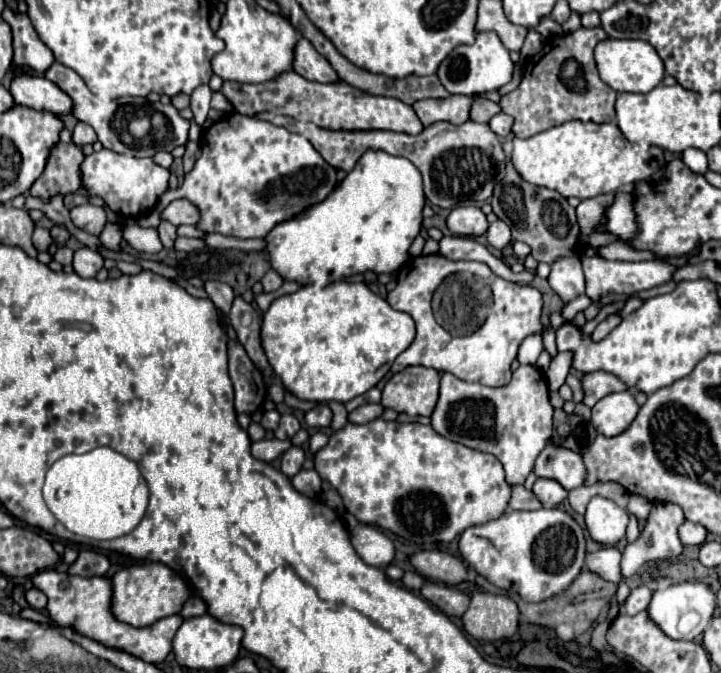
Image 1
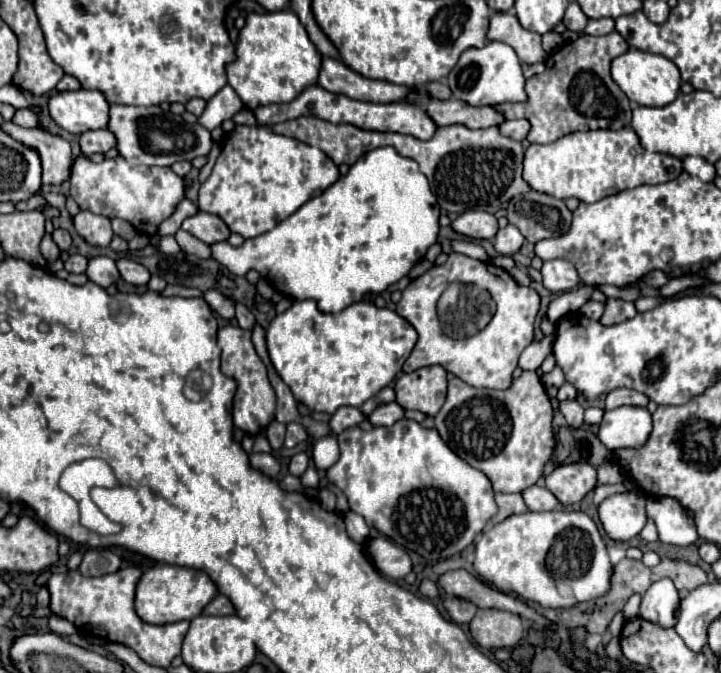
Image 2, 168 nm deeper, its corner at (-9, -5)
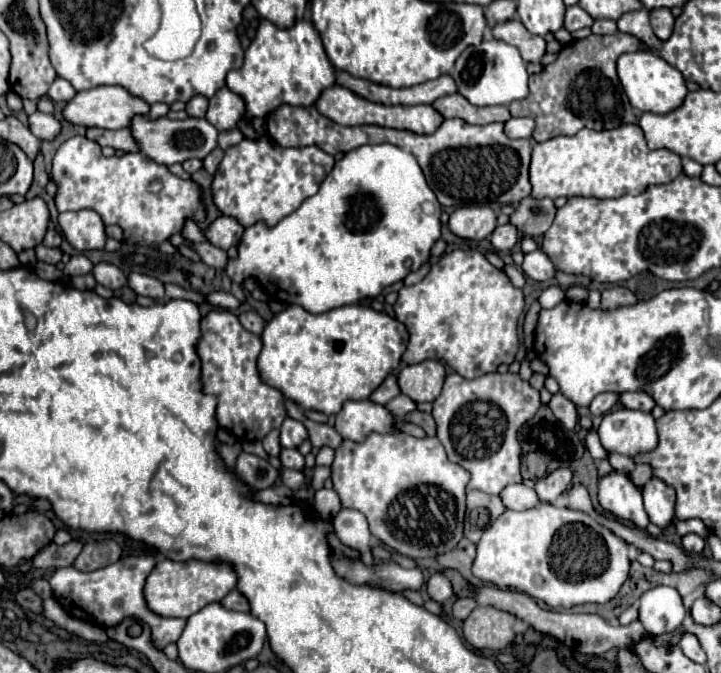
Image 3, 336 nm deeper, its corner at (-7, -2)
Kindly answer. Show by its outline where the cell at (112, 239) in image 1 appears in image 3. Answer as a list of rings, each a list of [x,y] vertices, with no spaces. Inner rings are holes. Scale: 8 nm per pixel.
[[[131,273],[129,275],[129,287],[143,297],[151,297],[157,303],[165,303],[165,285],[161,281],[157,281],[155,277],[147,277],[147,275],[139,275],[139,273]]]

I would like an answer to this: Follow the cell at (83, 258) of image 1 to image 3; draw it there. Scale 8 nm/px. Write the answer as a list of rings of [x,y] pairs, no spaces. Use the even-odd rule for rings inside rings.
[[[99,263],[93,267],[93,275],[97,279],[97,283],[109,287],[109,289],[121,289],[123,285],[127,285],[127,275],[117,269],[115,265],[109,265],[109,263]]]

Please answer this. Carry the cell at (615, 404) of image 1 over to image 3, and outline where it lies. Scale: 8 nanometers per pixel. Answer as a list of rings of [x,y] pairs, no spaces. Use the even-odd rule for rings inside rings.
[[[617,409],[613,413],[607,413],[603,415],[597,433],[607,453],[635,457],[657,447],[655,419],[651,413],[643,411]]]

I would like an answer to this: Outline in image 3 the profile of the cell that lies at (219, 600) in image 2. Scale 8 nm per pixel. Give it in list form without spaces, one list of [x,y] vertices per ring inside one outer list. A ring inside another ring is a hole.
[[[233,589],[223,601],[223,607],[227,607],[227,609],[233,609],[233,611],[249,611],[251,607],[249,607],[249,601],[247,601],[247,597],[245,595],[241,595],[237,589]]]

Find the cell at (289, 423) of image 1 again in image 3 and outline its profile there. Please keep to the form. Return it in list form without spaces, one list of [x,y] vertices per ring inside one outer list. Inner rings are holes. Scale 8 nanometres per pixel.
[[[287,417],[283,421],[279,433],[281,433],[281,447],[289,447],[289,449],[297,449],[309,437],[303,423],[299,423],[297,419],[291,419],[291,417]]]

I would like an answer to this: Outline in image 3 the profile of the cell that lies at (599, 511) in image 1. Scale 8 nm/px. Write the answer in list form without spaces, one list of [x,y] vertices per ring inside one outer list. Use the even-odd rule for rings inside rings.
[[[613,471],[599,477],[599,503],[615,517],[631,521],[639,529],[649,525],[649,517],[643,509],[641,487],[637,487],[625,473]]]

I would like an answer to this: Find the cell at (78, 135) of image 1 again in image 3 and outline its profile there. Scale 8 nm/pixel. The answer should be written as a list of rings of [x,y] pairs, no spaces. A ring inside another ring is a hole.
[[[89,127],[87,137],[99,143],[101,147],[113,147],[115,151],[123,153],[135,153],[139,151],[139,145],[135,143],[135,137],[131,135],[131,129],[117,129],[117,131],[99,131],[99,127]]]

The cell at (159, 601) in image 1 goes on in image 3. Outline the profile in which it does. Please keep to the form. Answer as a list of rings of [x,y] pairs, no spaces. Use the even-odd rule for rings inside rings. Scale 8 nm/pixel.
[[[159,559],[151,575],[147,577],[145,585],[145,599],[151,611],[163,617],[191,617],[205,605],[213,601],[221,601],[229,591],[237,587],[237,575],[231,563],[223,561],[171,561],[171,559]]]

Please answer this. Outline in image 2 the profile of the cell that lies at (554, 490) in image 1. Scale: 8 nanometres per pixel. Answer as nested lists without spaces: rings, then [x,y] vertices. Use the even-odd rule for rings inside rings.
[[[531,486],[531,488],[523,490],[523,500],[525,500],[527,508],[533,512],[555,510],[559,506],[557,498],[553,498],[553,492],[547,488],[539,488],[539,486]]]

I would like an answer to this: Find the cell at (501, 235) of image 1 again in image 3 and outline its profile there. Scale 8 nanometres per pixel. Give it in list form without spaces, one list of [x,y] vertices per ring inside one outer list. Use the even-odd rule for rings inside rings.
[[[507,223],[507,225],[495,227],[495,231],[491,233],[489,241],[493,243],[495,249],[499,249],[499,251],[509,251],[509,249],[517,243],[517,229],[515,229],[515,225]]]

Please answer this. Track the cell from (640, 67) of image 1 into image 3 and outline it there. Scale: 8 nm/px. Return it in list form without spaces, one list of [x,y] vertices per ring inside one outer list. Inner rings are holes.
[[[653,51],[623,53],[617,61],[617,71],[619,71],[621,85],[631,101],[631,105],[643,113],[649,111],[649,113],[665,115],[673,109],[677,109],[687,95],[687,85],[685,85],[683,75]]]

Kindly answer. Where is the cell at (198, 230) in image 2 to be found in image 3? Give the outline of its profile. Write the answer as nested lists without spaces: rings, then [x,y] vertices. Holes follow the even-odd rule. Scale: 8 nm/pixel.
[[[223,215],[209,225],[205,235],[215,247],[227,251],[227,249],[239,245],[239,239],[243,237],[243,231],[245,231],[245,227],[237,219],[231,219],[231,217]]]

